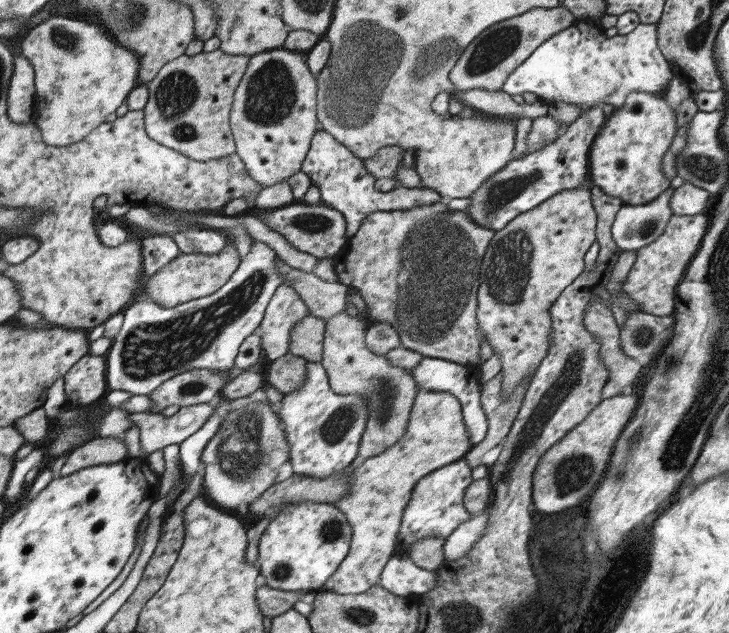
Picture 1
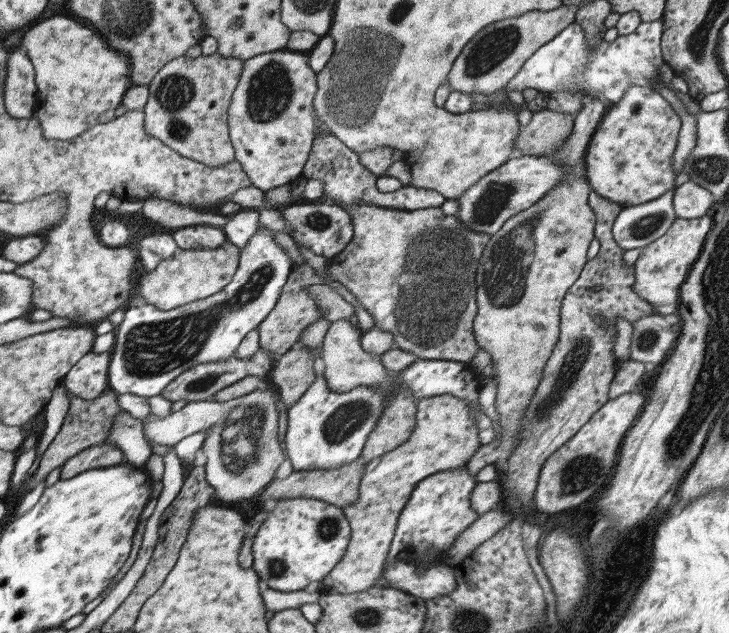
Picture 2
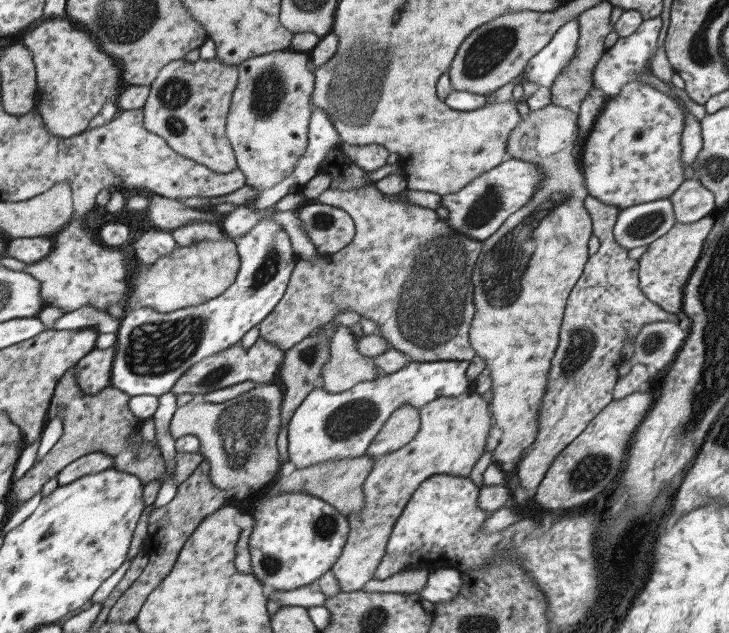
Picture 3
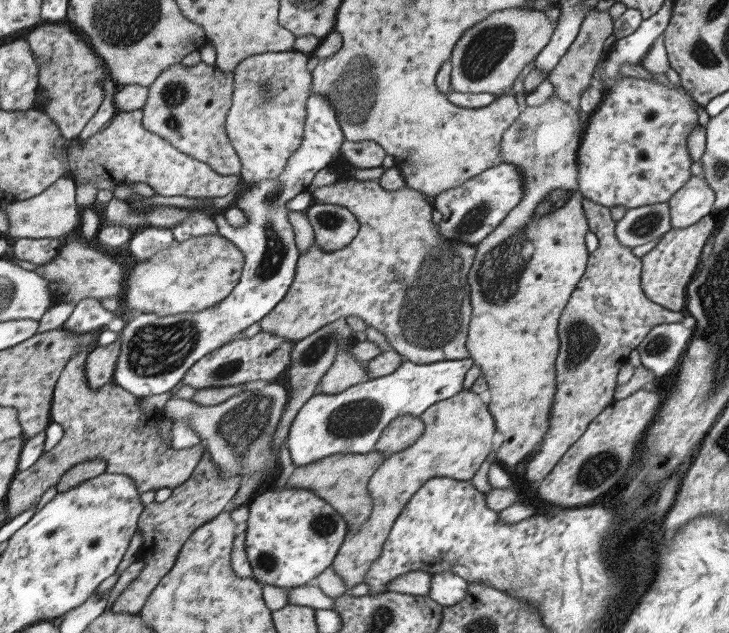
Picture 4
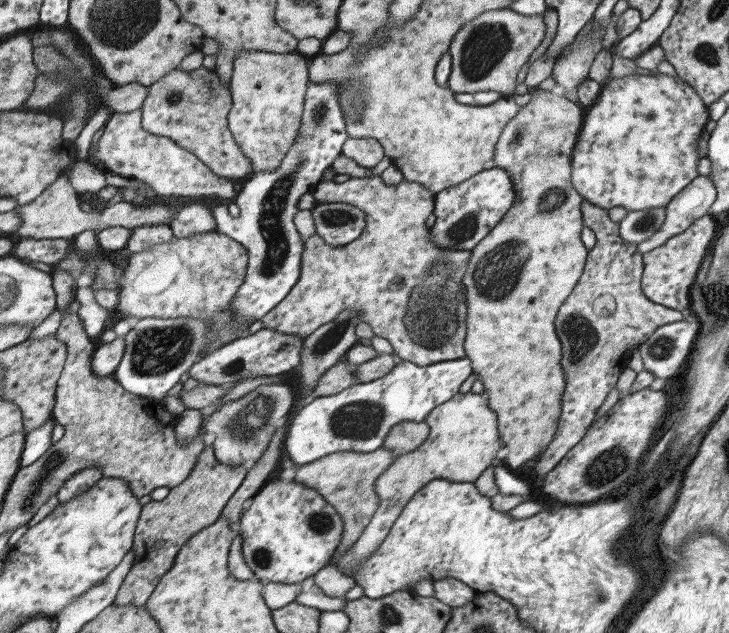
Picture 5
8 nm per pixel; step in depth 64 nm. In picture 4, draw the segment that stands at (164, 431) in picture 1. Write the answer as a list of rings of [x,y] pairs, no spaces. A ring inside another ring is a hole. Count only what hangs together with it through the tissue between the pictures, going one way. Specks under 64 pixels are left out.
[[[275,382],[251,386],[245,392],[225,400],[215,406],[199,406],[193,400],[169,398],[163,406],[165,414],[173,418],[173,424],[181,424],[185,430],[193,430],[199,436],[205,452],[209,452],[211,462],[217,466],[221,478],[231,476],[253,476],[253,472],[271,470],[275,466],[273,436],[279,426],[281,414],[285,410],[289,396],[283,386]]]

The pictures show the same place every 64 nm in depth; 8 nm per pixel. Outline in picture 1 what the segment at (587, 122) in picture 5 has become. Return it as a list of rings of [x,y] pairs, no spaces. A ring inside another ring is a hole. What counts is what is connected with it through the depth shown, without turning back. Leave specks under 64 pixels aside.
[[[631,92],[621,108],[603,124],[589,152],[589,186],[619,198],[625,206],[639,206],[655,200],[669,188],[661,174],[661,156],[675,134],[675,112],[665,104],[665,96]]]

